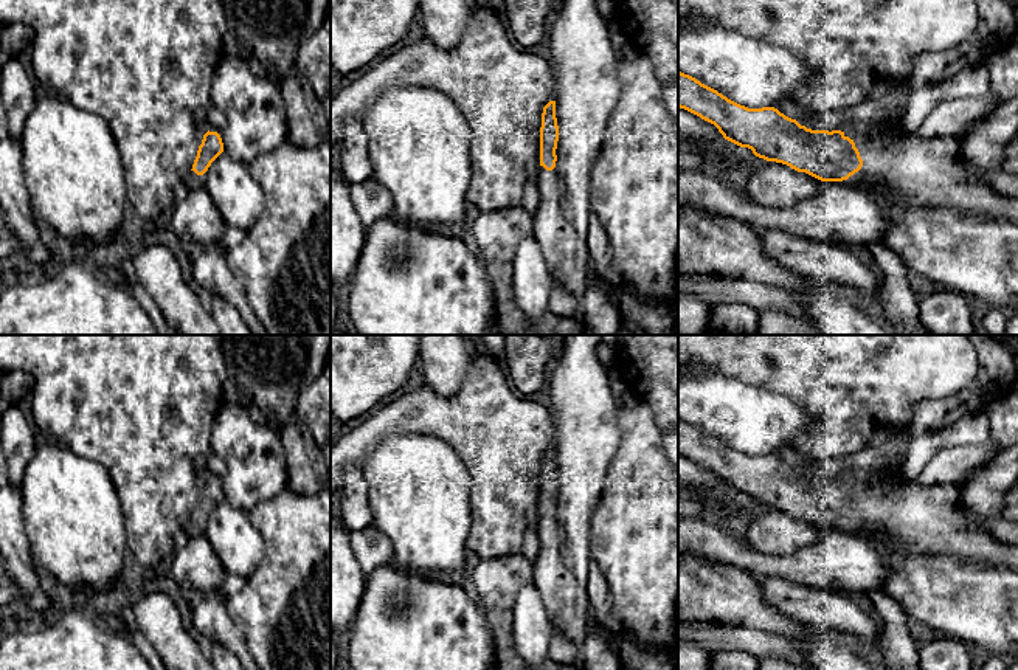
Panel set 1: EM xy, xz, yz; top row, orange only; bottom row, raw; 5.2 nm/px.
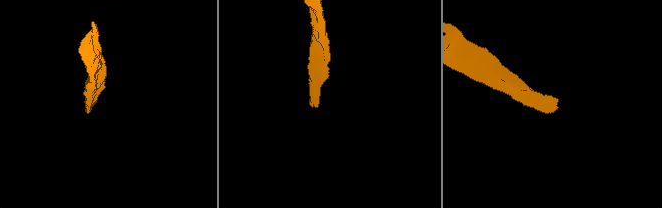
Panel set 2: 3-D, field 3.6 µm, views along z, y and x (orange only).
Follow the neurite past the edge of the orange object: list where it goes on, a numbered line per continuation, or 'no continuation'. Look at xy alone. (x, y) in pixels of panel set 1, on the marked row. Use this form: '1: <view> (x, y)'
1: xy (193, 182)

